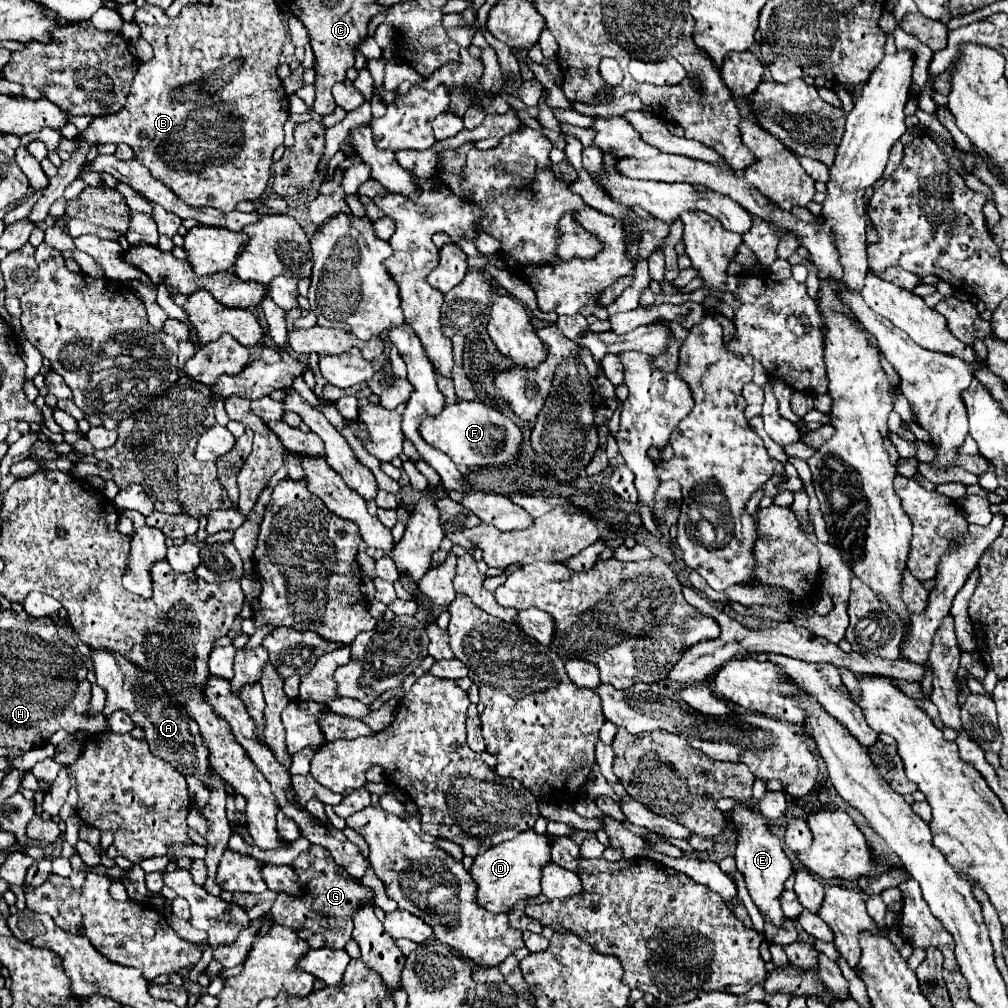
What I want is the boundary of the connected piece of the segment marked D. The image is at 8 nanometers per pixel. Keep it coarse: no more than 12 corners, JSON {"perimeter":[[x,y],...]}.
{"perimeter":[[530,828],[478,854],[478,902],[508,912],[542,892],[550,834]]}

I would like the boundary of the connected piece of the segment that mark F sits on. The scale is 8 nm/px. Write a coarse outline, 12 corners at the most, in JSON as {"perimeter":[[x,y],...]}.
{"perimeter":[[484,402],[450,404],[420,434],[468,468],[518,458],[522,430]]}

